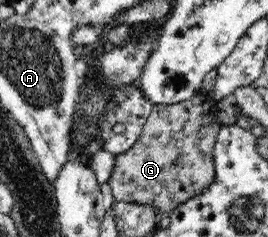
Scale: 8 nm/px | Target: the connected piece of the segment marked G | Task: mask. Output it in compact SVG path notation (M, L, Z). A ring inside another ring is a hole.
M212 92L199 93L187 101L171 105L154 104L137 141L120 154L114 154L114 168L109 177L109 186L114 199L119 204L149 204L161 217L169 215L173 208L191 199L206 188L215 177L213 146L218 131L225 125L219 119L218 103L213 99Z

